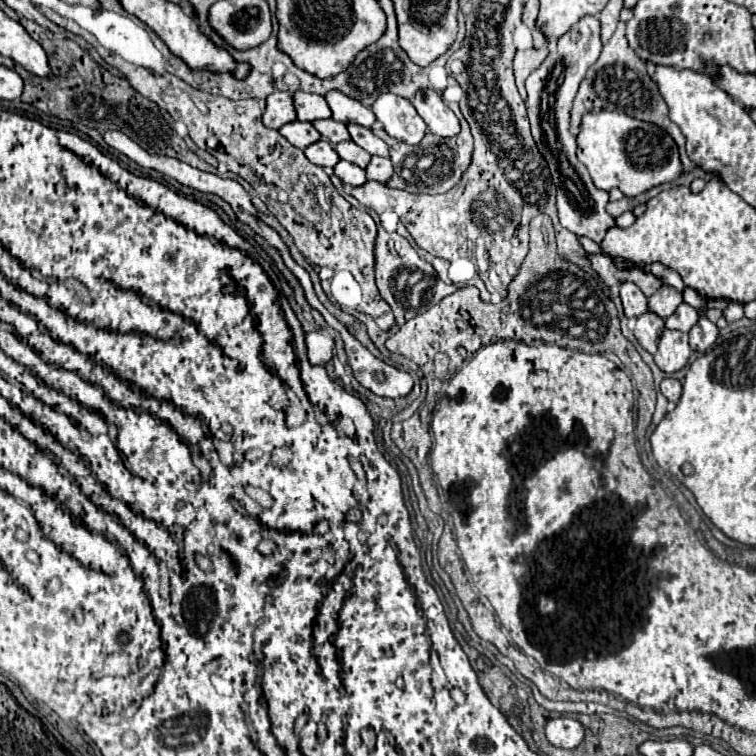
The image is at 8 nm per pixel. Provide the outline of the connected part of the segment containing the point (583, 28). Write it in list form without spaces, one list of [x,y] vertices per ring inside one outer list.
[[[595,17],[579,19],[565,35],[561,35],[555,49],[547,55],[541,67],[527,77],[527,83],[525,83],[531,133],[541,155],[545,157],[551,169],[551,177],[557,187],[559,221],[571,233],[579,237],[589,237],[595,243],[601,243],[601,239],[605,237],[605,231],[609,231],[609,227],[615,227],[615,217],[605,211],[609,195],[605,191],[599,191],[593,185],[587,167],[575,155],[577,143],[575,143],[575,137],[569,133],[569,125],[571,125],[569,113],[573,107],[573,97],[579,89],[579,81],[585,77],[587,69],[601,55],[599,33],[601,33],[601,25]]]

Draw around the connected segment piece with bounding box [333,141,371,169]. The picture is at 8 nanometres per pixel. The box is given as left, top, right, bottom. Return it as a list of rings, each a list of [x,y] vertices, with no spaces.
[[[343,141],[343,143],[337,143],[333,147],[341,159],[345,159],[345,161],[349,161],[361,169],[365,169],[369,165],[371,155],[367,151],[361,151],[361,147],[357,147],[353,141]]]

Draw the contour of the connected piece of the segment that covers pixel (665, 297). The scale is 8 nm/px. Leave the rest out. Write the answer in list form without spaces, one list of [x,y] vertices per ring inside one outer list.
[[[659,287],[651,297],[649,297],[649,311],[657,313],[659,317],[667,319],[669,315],[675,313],[679,303],[683,301],[681,293],[675,287]]]

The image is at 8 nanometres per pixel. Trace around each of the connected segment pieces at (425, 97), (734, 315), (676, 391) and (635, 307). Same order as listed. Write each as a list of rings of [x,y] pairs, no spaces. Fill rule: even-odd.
[[[423,89],[411,99],[417,113],[427,123],[429,131],[437,137],[453,137],[461,131],[459,119],[455,113],[443,103],[443,99],[433,89]]]
[[[729,303],[725,309],[723,309],[723,317],[731,323],[731,321],[739,321],[743,317],[743,305],[741,303]]]
[[[665,377],[665,379],[661,381],[661,393],[663,393],[669,401],[677,403],[679,397],[681,397],[681,383],[679,383],[677,379],[673,379],[673,377]]]
[[[621,283],[621,301],[627,317],[639,317],[647,311],[647,297],[635,283]]]

